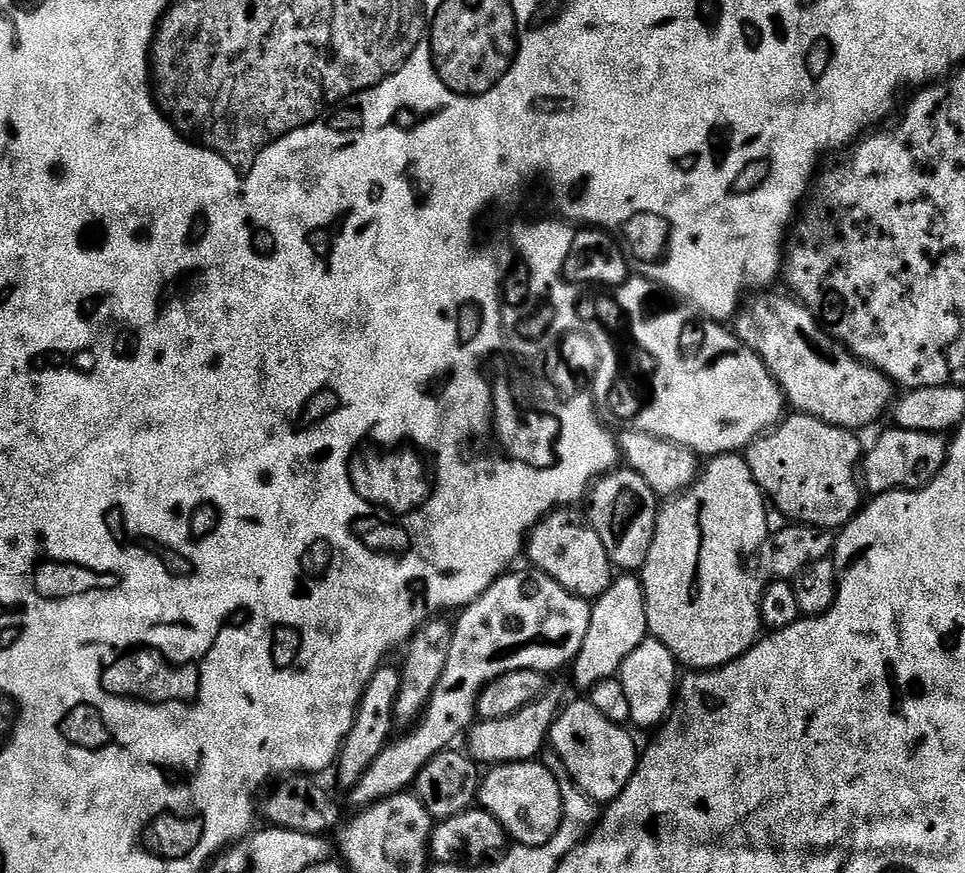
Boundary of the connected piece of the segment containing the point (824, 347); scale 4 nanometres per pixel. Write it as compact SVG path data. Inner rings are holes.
M760 290L755 294L749 295L747 299L743 301L740 305L739 312L736 313L734 317L734 331L736 336L743 342L744 345L751 352L758 352L760 354L760 361L764 363L768 368L768 373L771 374L776 380L776 385L780 388L780 391L784 393L784 399L789 405L792 404L797 413L813 416L819 420L825 420L827 424L833 424L839 428L846 428L849 430L861 430L860 428L868 428L880 415L887 413L889 411L890 405L893 403L894 395L892 396L892 391L894 391L894 385L883 372L880 372L877 368L871 368L868 364L865 364L856 359L843 344L832 339L823 328L820 327L819 320L800 303L799 300L793 298L791 295L785 294L785 296L775 296L772 290Z

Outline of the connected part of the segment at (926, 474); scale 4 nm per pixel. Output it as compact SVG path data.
M889 427L889 432L884 432L872 444L872 449L865 451L862 456L862 484L865 489L872 491L873 497L878 497L884 492L897 490L915 490L924 488L942 470L948 457L949 441L938 432L919 432L905 428Z

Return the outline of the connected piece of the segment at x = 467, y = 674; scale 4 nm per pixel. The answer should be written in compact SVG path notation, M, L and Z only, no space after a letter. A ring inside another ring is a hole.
M512 570L500 576L474 603L459 613L460 621L455 621L452 630L450 658L446 658L446 670L442 670L442 678L438 678L438 686L434 686L423 716L415 727L405 731L408 732L405 736L397 735L389 740L382 754L378 754L378 758L370 762L370 770L366 770L366 774L362 774L360 781L350 789L353 809L369 808L382 798L411 789L422 766L426 766L426 762L430 762L430 758L434 758L440 752L449 751L455 745L452 743L459 736L461 739L472 727L477 719L476 703L480 691L487 684L502 678L502 674L510 674L514 670L534 670L551 674L559 668L567 669L575 660L578 650L582 650L586 630L590 630L592 604L558 586L558 582L554 582L554 578L550 578L545 572L516 571Z

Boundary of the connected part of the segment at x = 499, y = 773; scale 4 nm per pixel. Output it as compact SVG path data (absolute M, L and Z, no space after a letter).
M536 760L489 767L480 782L478 804L498 818L509 841L525 848L550 842L550 838L558 834L558 826L564 817L560 783L543 762Z

